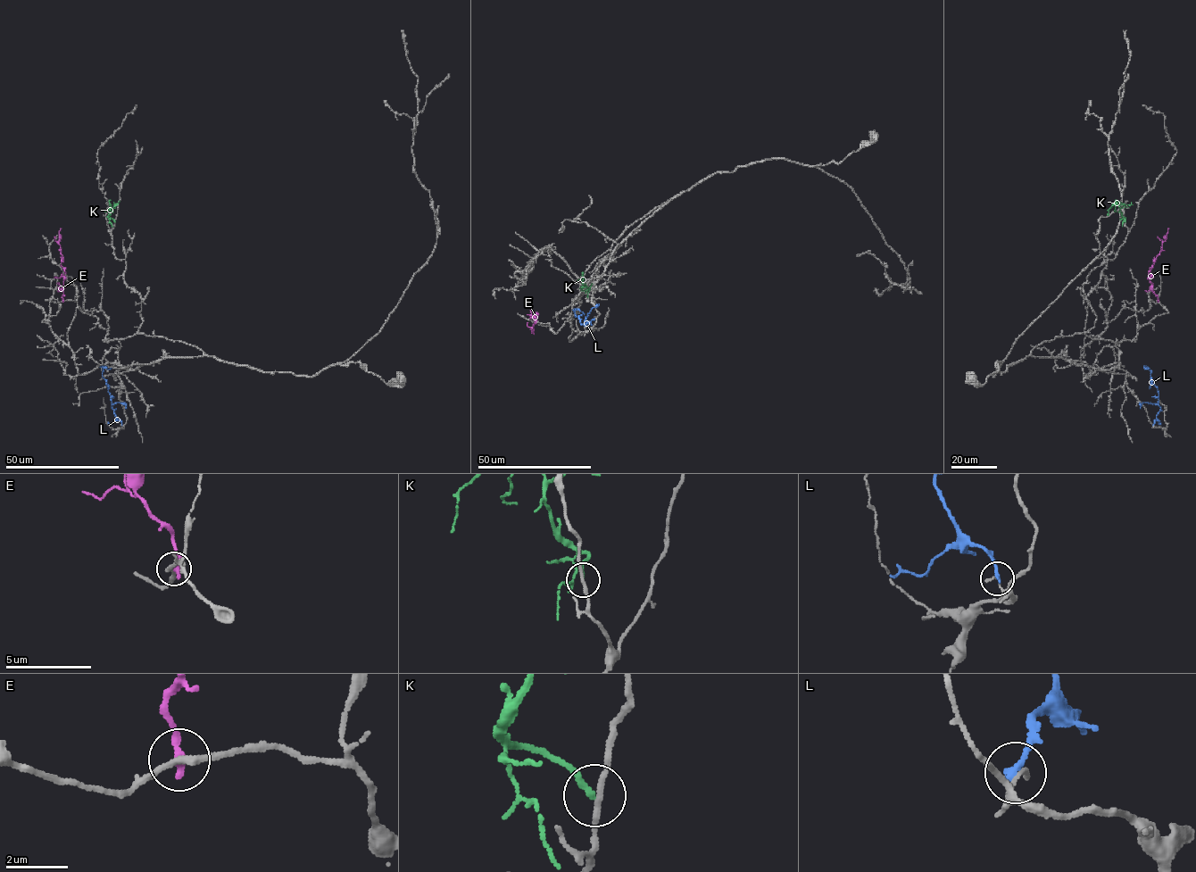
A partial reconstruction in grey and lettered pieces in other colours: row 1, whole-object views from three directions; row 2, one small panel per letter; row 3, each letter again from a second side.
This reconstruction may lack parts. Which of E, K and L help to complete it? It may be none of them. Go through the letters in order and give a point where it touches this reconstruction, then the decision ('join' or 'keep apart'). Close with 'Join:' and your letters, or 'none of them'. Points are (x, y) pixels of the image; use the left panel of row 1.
E: meets grey at (62, 301); keep apart
K: meets grey at (114, 221); keep apart
L: meets grey at (121, 424); keep apart
Join: none of them

